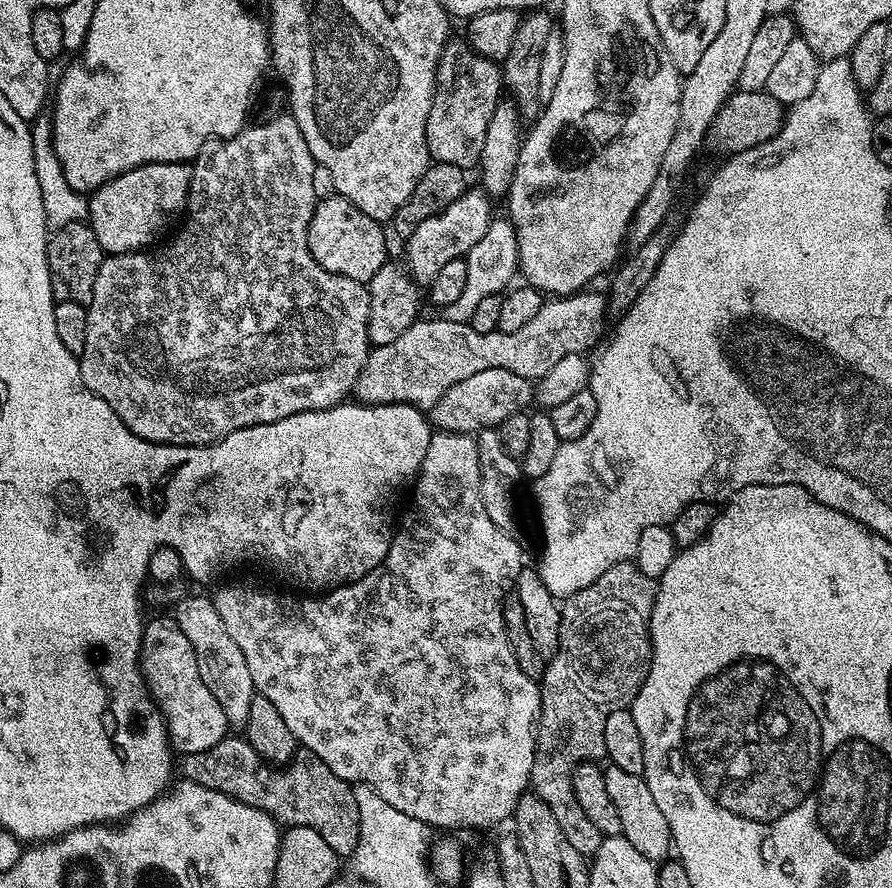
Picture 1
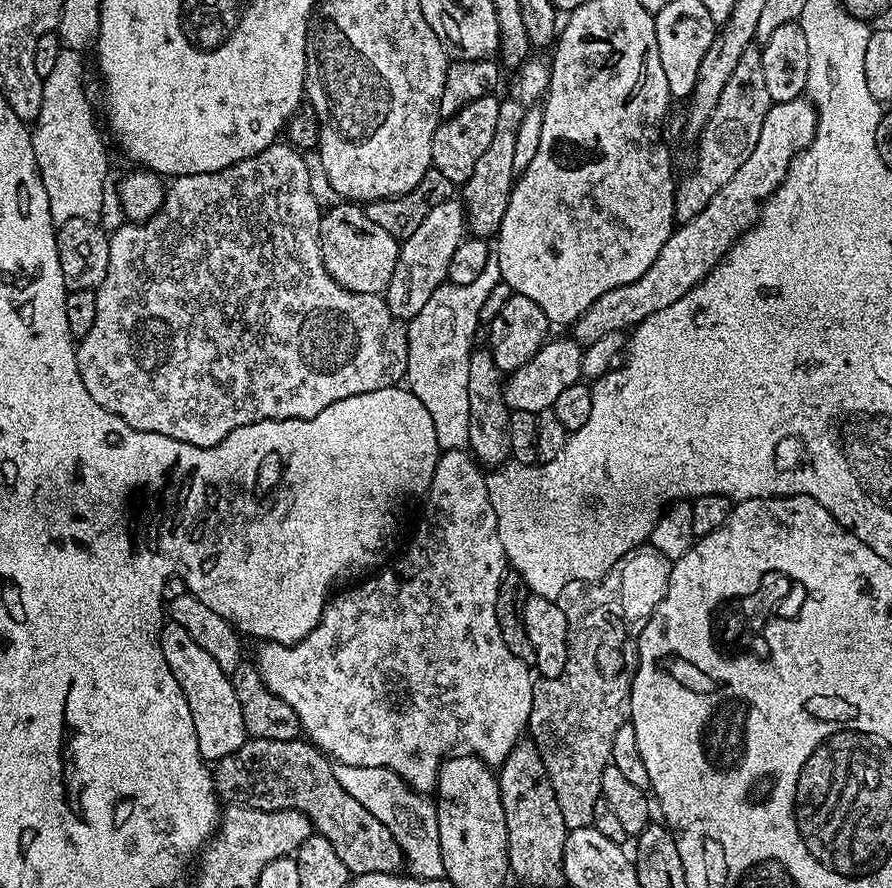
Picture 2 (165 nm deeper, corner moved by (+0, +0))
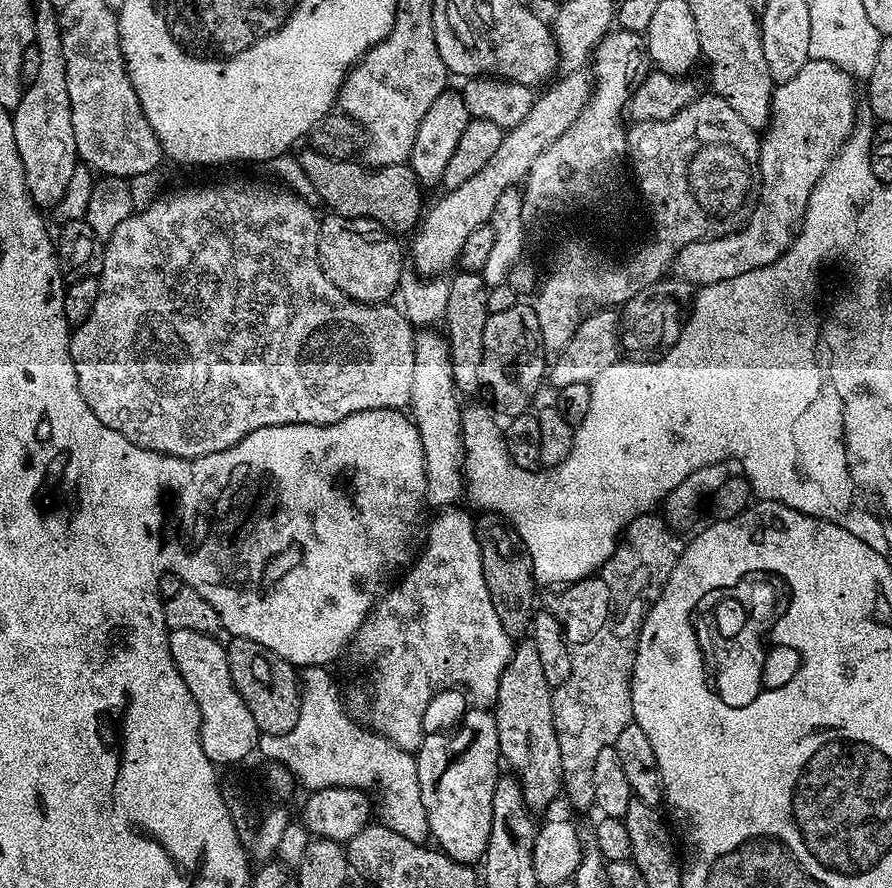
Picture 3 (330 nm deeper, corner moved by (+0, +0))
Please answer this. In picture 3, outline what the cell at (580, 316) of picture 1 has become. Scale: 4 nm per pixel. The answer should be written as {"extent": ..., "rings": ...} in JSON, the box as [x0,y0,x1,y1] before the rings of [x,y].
{"extent":[671,59,858,286],"rings":[[[809,59],[790,82],[782,82],[772,89],[771,119],[760,141],[760,163],[758,165],[758,191],[760,200],[756,209],[744,227],[728,236],[719,236],[713,240],[690,242],[678,250],[672,260],[671,275],[684,280],[693,286],[717,284],[730,278],[738,278],[738,274],[747,274],[750,270],[758,270],[762,266],[770,266],[797,239],[800,223],[804,220],[804,211],[810,202],[810,194],[814,186],[822,178],[822,174],[832,166],[833,158],[840,152],[840,147],[852,134],[858,119],[856,112],[857,81],[848,72],[825,60]]]}

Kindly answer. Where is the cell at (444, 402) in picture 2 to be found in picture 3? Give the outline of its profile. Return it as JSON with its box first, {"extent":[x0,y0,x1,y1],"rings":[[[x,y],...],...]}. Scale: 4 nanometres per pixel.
{"extent":[409,330,466,510],"rings":[[[422,330],[416,335],[414,383],[409,404],[412,421],[422,438],[424,473],[426,474],[425,503],[434,510],[455,505],[466,490],[464,482],[465,446],[462,434],[463,407],[453,381],[447,341],[432,332]]]}

